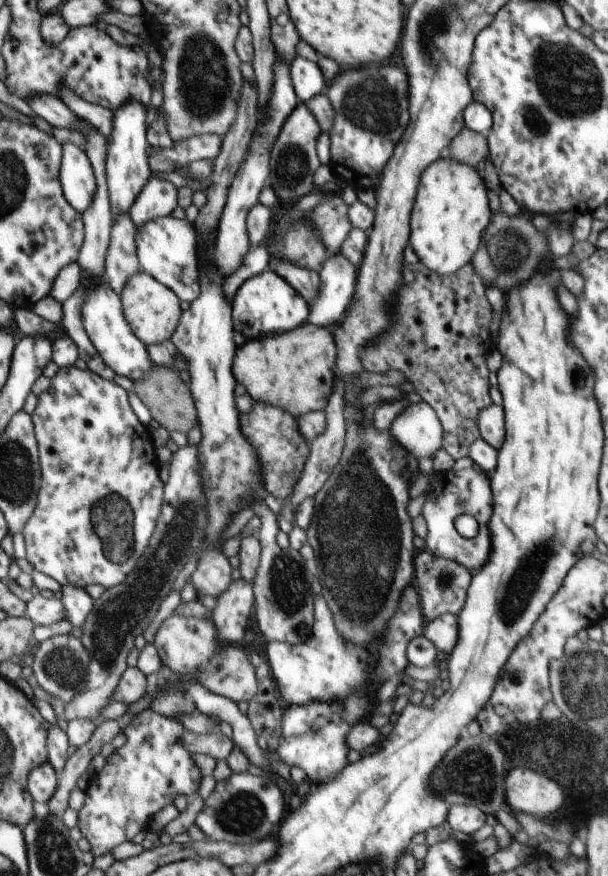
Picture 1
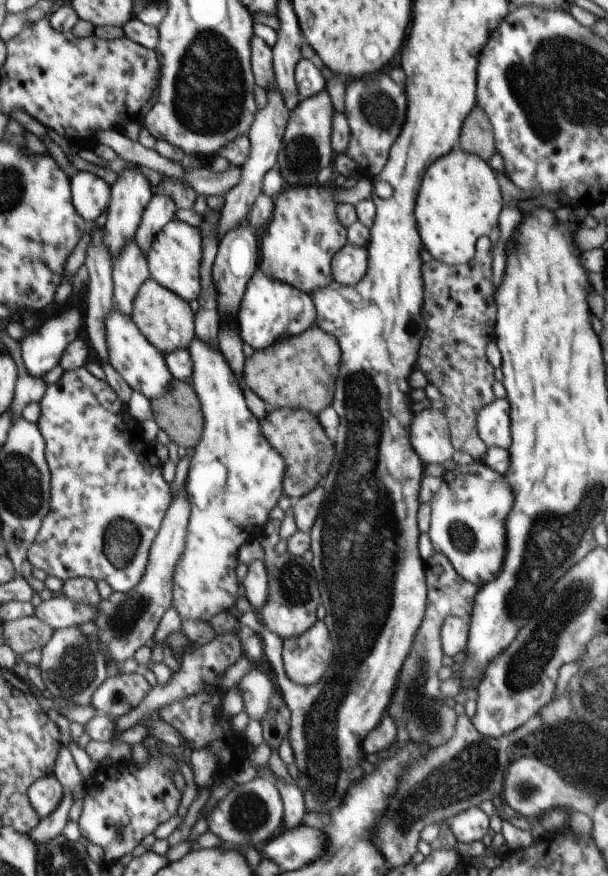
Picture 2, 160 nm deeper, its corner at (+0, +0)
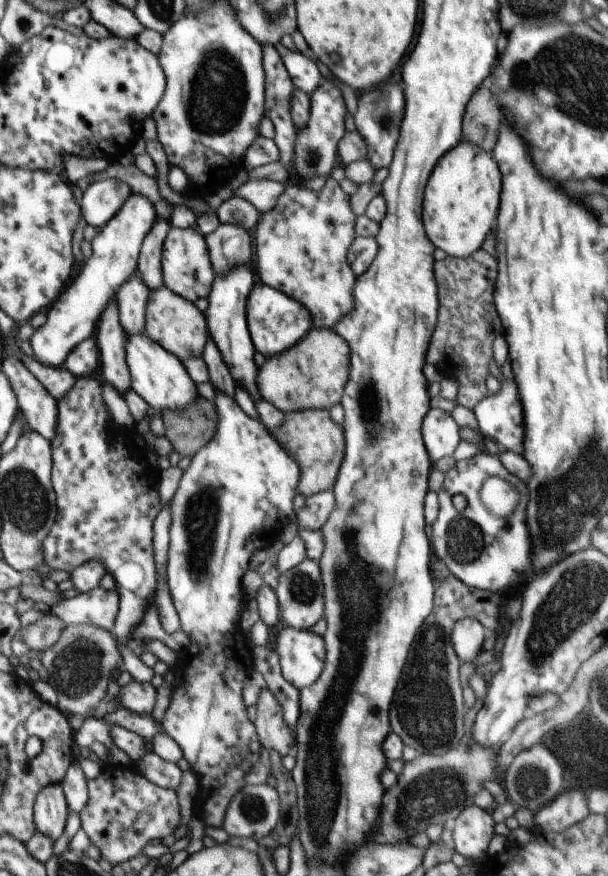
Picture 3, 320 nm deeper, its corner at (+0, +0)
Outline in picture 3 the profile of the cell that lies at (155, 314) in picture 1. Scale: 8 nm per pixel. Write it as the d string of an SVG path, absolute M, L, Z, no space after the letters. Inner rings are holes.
M166 287L149 292L144 334L183 362L192 357L201 357L210 336L205 313L200 311L193 302L182 298L179 294L174 294Z

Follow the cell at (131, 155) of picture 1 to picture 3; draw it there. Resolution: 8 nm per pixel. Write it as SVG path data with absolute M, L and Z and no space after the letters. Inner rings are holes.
M132 193L122 210L93 238L91 255L78 266L66 292L46 311L46 322L30 337L32 350L40 363L62 367L76 346L96 334L103 313L116 300L119 289L137 272L142 243L157 220L152 202Z

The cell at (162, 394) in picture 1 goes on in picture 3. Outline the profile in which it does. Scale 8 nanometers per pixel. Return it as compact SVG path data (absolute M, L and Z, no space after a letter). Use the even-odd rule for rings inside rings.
M201 396L186 409L164 409L161 410L161 415L165 426L164 435L181 457L192 458L215 437L218 424L215 402Z

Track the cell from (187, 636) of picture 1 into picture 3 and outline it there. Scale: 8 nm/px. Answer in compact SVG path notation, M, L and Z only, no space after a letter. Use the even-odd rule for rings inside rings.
M268 688L262 690L256 705L258 706L258 712L253 723L255 724L261 745L265 750L278 752L283 758L292 750L293 746L297 745L295 731L293 731L284 720L282 707Z

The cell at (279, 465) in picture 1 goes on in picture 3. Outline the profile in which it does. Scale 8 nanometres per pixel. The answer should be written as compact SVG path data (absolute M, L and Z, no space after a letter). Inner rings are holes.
M326 409L285 413L285 421L272 432L272 436L298 462L301 470L298 494L309 497L333 488L344 458L345 436L343 426L335 423Z

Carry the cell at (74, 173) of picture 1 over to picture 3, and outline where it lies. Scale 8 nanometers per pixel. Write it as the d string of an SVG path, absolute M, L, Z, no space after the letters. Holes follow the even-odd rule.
M118 179L95 181L85 192L80 192L82 216L87 224L104 228L122 210L132 193L128 183Z

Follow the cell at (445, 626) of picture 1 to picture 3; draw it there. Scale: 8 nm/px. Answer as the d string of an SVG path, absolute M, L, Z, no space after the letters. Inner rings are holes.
M475 618L458 621L452 629L452 646L462 663L472 662L481 652L486 638L486 628Z

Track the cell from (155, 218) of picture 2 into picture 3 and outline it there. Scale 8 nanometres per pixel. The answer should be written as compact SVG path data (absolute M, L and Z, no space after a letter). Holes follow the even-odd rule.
M158 218L142 243L137 262L137 272L150 291L164 287L161 258L163 242L170 227L171 225L168 222Z

